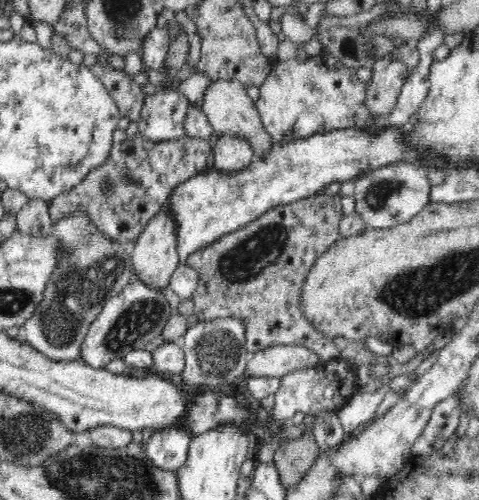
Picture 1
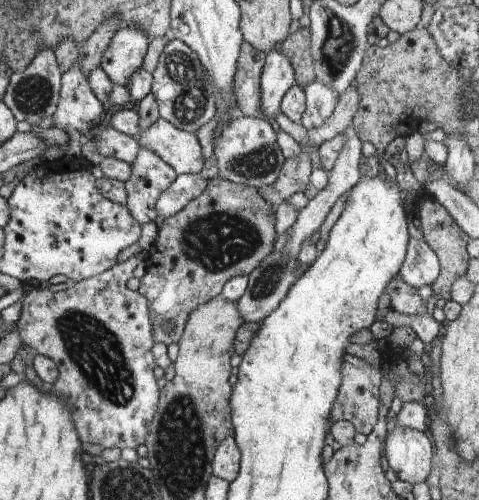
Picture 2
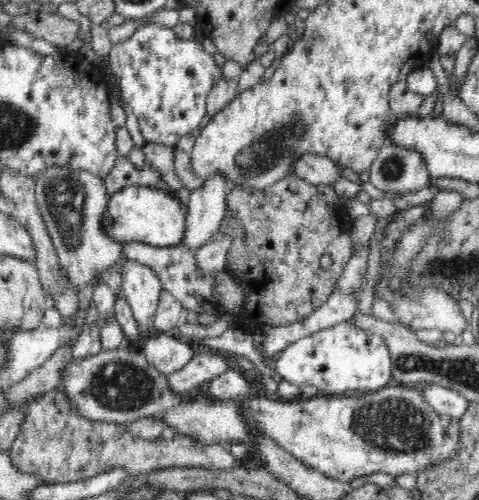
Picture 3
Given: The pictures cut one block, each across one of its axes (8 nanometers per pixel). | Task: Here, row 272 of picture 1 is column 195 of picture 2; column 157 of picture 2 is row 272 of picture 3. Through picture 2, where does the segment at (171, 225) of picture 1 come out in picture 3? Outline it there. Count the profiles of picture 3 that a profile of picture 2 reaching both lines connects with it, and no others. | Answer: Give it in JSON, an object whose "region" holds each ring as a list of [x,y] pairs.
{"region":[[[135,262],[125,263],[120,270],[122,293],[132,309],[137,327],[148,336],[156,333],[155,315],[161,282],[150,267]]]}

